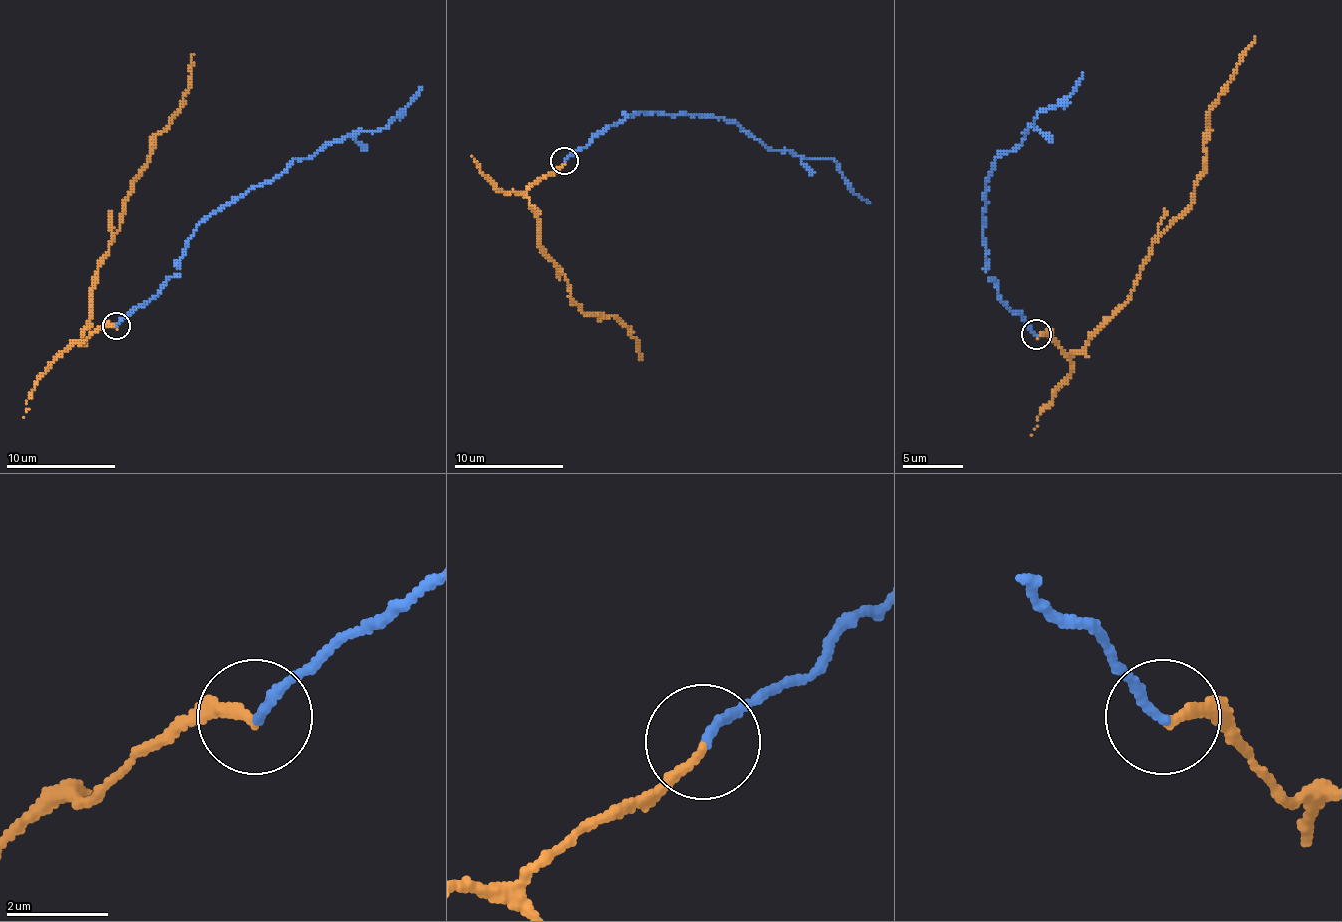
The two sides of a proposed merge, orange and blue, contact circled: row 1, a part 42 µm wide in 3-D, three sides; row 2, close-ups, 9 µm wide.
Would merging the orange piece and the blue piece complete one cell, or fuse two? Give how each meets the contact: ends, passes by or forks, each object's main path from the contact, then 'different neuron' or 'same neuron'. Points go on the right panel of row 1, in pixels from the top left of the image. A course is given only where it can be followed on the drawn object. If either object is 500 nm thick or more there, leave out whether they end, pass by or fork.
orange ends | blue ends | orange via (1037, 335), (1076, 353), (1128, 299), (1152, 242), (1191, 202), (1203, 169), (1209, 106), (1254, 36) | blue via (1037, 335), (986, 272), (986, 181), (995, 160), (1025, 139), (1034, 118), (1061, 103), (1082, 72) | same neuron

